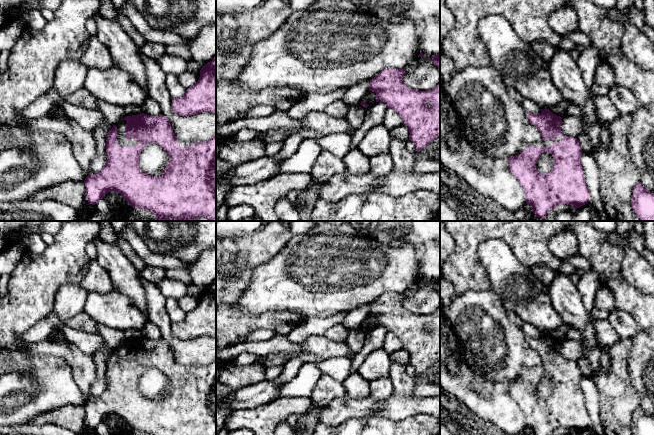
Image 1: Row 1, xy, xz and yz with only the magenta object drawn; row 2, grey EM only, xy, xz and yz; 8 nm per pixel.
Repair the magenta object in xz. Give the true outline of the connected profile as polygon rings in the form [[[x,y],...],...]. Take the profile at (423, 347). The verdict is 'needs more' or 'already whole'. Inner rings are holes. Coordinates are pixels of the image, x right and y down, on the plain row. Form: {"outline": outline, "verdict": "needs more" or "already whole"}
{"outline": [[[384,293],[371,303],[369,315],[376,317],[376,326],[385,327],[401,340],[403,349],[409,354],[409,363],[415,368],[416,375],[420,375],[440,361],[440,307],[432,314],[418,315],[404,308],[404,298],[405,293]]], "verdict": "already whole"}

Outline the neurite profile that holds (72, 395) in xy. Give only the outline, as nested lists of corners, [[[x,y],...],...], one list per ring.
[[[23,346],[0,348],[0,427],[30,423],[40,414],[66,405],[85,405],[90,399],[77,386],[72,367],[60,357],[37,354]]]

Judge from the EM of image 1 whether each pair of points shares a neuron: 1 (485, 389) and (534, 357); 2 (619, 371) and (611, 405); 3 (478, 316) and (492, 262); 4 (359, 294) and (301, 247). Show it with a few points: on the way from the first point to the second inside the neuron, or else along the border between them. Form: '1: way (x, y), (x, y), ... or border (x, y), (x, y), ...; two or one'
1: border (475, 372), (491, 381), (500, 381), (506, 384); two
2: way (617, 379), (616, 397); one
3: border (491, 289), (498, 296), (505, 309); two
4: way (345, 280), (334, 269), (323, 269), (315, 261); one

